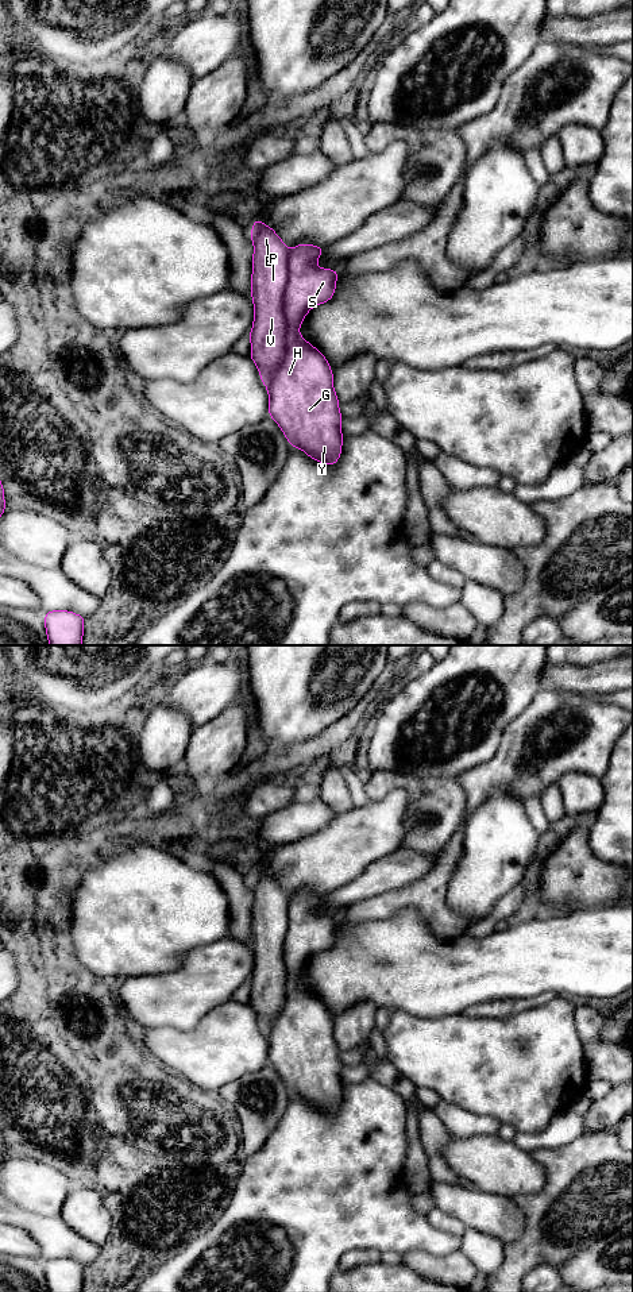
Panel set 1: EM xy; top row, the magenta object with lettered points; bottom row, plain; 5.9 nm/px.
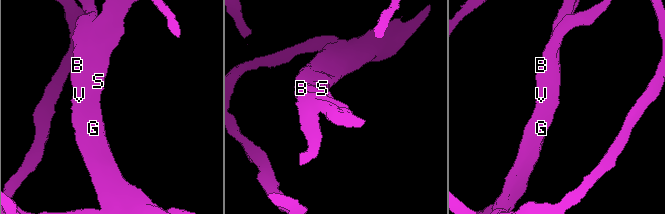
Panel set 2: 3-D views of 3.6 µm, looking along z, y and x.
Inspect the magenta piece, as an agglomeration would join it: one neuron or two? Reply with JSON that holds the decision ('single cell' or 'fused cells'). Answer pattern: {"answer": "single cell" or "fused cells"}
{"answer": "single cell"}

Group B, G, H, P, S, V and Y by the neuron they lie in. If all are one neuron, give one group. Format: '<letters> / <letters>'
B G H P S V Y

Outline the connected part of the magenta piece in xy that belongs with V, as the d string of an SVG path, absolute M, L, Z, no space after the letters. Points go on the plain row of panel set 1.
M258 865L254 867L250 883L254 892L251 945L255 957L252 977L248 983L251 990L250 1006L256 1013L269 1041L269 1064L279 1073L290 1096L297 1095L316 1110L333 1114L341 1103L343 1064L333 1037L332 1017L321 999L301 984L298 976L313 954L332 948L339 918L320 917L316 913L325 895L302 891L289 898L275 879Z

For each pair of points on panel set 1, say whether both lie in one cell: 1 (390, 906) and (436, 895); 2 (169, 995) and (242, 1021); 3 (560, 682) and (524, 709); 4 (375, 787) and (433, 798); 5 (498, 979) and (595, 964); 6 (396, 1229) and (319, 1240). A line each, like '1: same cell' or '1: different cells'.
1: same cell
2: different cells
3: different cells
4: same cell
5: same cell
6: same cell

